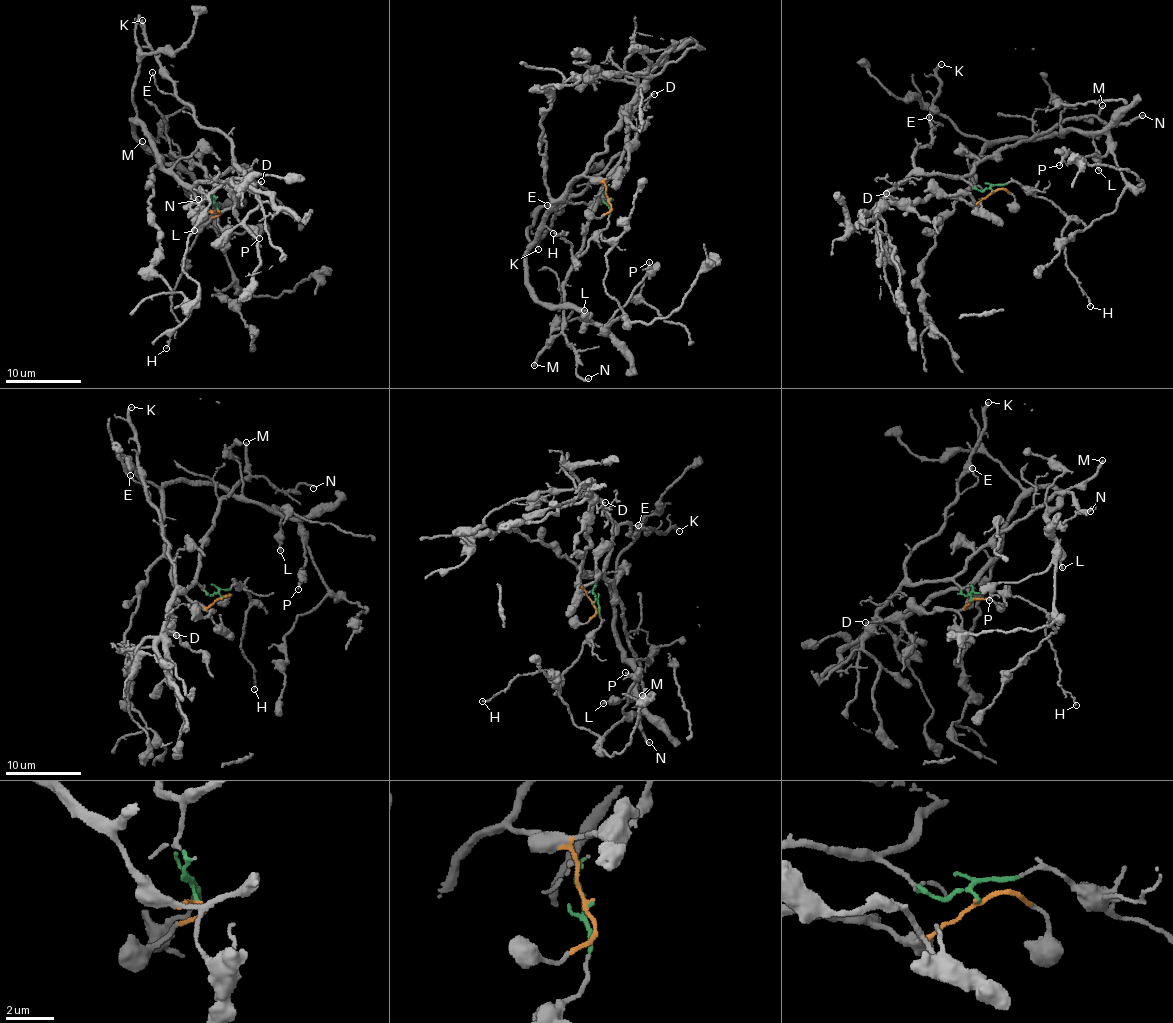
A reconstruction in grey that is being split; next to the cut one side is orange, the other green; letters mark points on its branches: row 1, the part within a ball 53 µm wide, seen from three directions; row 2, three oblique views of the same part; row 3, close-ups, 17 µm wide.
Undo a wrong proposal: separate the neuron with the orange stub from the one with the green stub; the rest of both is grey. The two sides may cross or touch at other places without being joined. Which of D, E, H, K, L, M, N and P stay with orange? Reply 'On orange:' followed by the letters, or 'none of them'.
On orange: L, P

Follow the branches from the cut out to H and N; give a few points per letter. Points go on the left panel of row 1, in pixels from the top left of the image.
H: (216, 211), (216, 204), (217, 213), (198, 229), (184, 258), (171, 310), (178, 324), (165, 347)
N: (216, 211), (212, 178), (205, 167), (172, 157), (172, 153), (171, 160), (185, 195), (198, 200)

